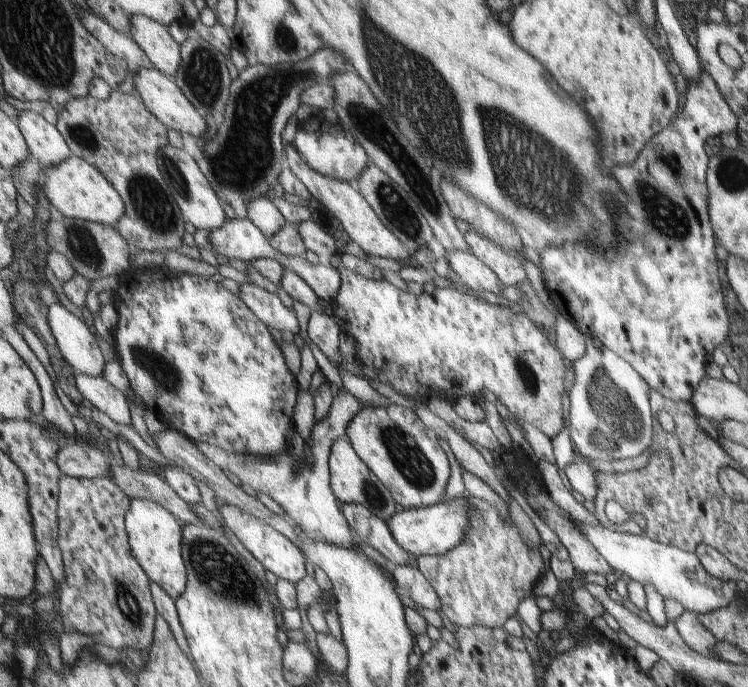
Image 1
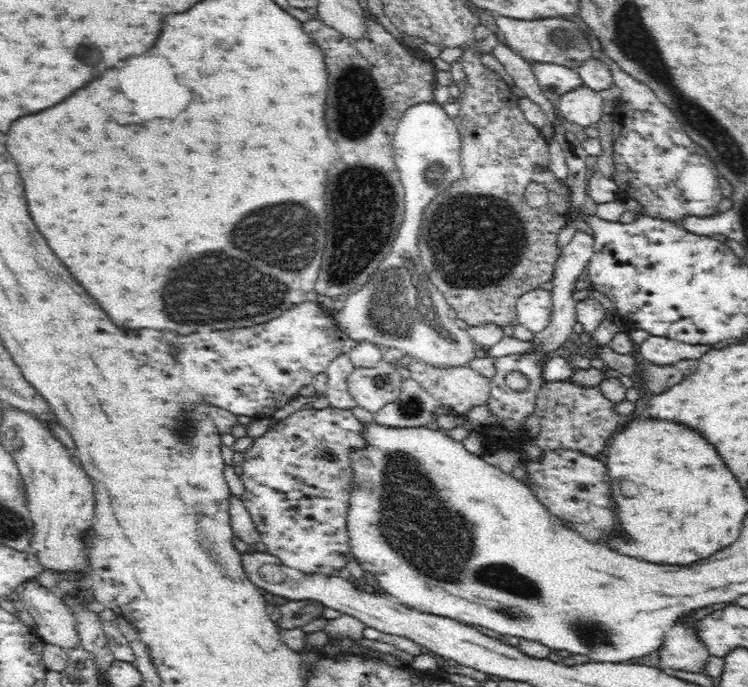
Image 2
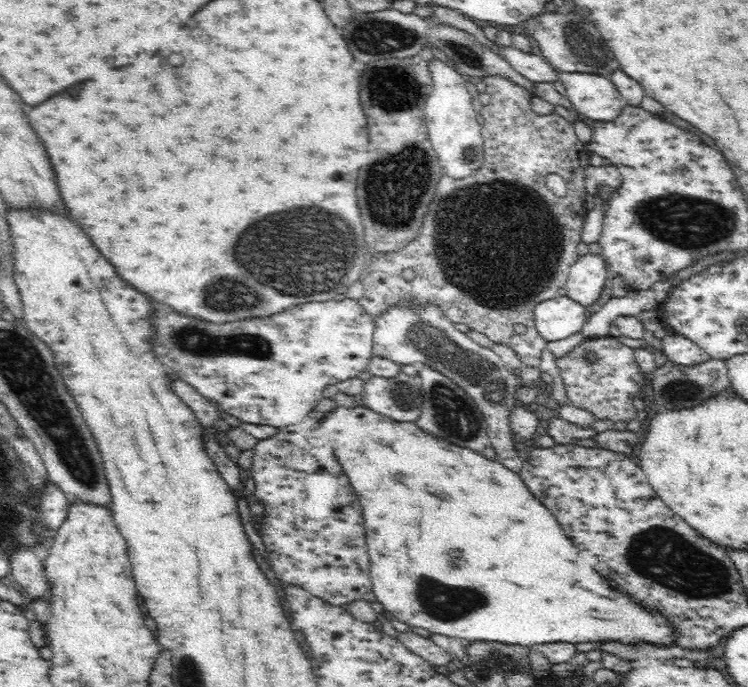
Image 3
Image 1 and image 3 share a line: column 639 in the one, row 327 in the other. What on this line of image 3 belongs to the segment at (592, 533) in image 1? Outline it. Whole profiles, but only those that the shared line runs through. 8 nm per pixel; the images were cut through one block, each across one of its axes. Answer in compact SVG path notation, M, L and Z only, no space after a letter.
M565 296L551 297L534 305L535 327L546 342L564 340L581 332L589 316L586 307Z

